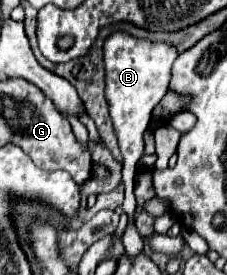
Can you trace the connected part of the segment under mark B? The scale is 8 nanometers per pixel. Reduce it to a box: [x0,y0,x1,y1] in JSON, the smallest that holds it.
[103,30,179,254]

